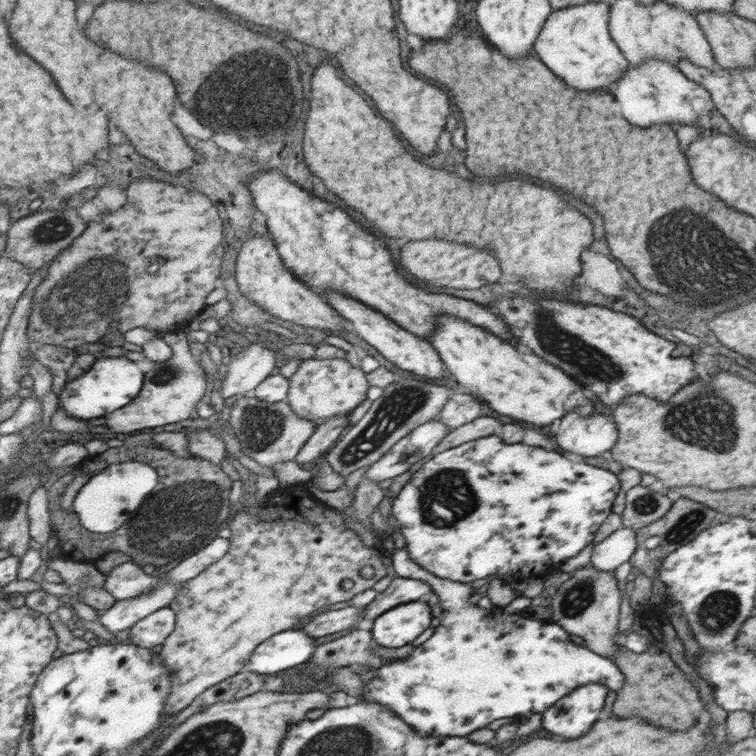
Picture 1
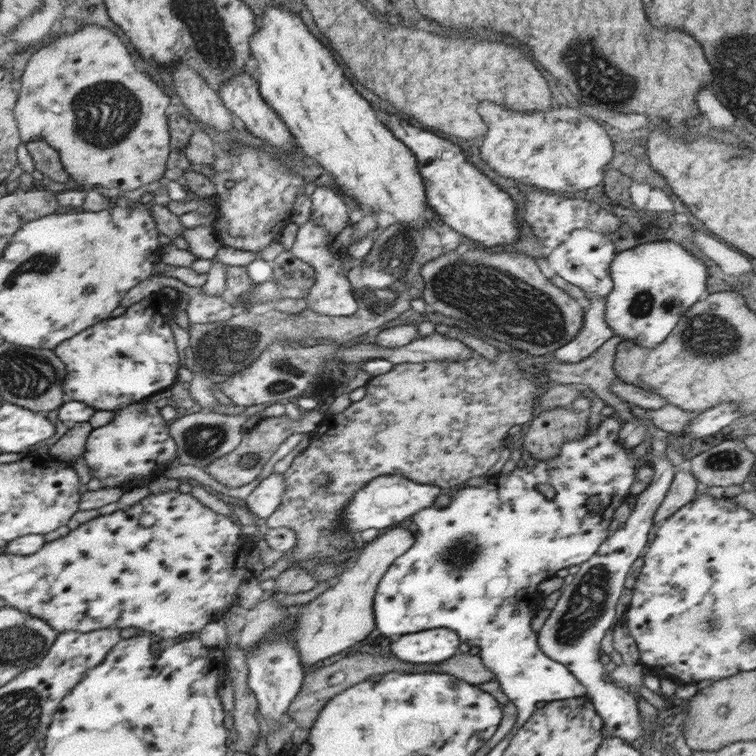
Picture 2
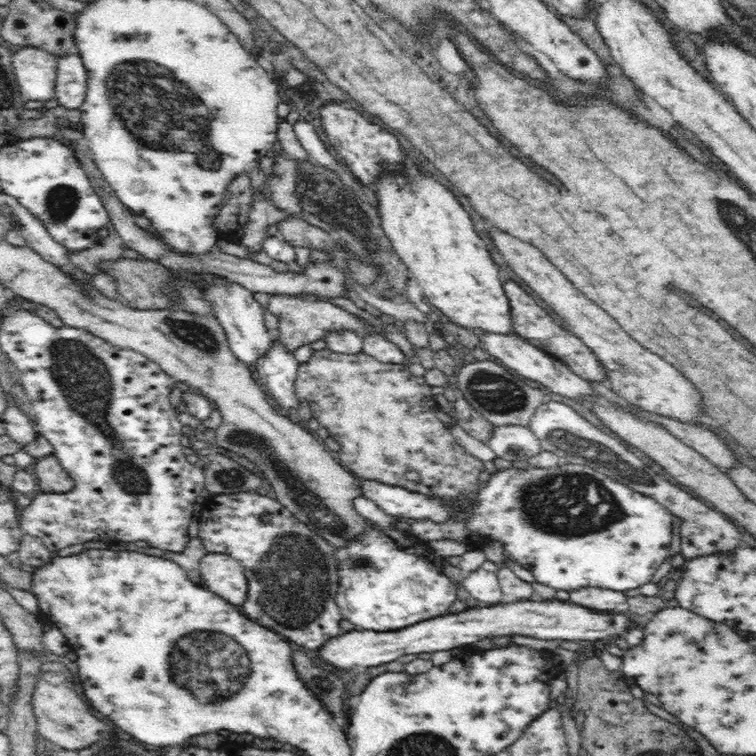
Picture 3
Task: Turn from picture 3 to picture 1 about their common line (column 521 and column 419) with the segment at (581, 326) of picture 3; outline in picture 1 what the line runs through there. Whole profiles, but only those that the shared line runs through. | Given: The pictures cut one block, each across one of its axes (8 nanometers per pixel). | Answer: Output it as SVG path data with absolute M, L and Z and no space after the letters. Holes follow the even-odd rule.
M413 240L401 248L399 264L423 282L433 282L437 286L451 286L459 290L479 290L479 286L495 282L501 276L501 268L497 258L489 250L479 250L467 244L455 244L447 240Z

